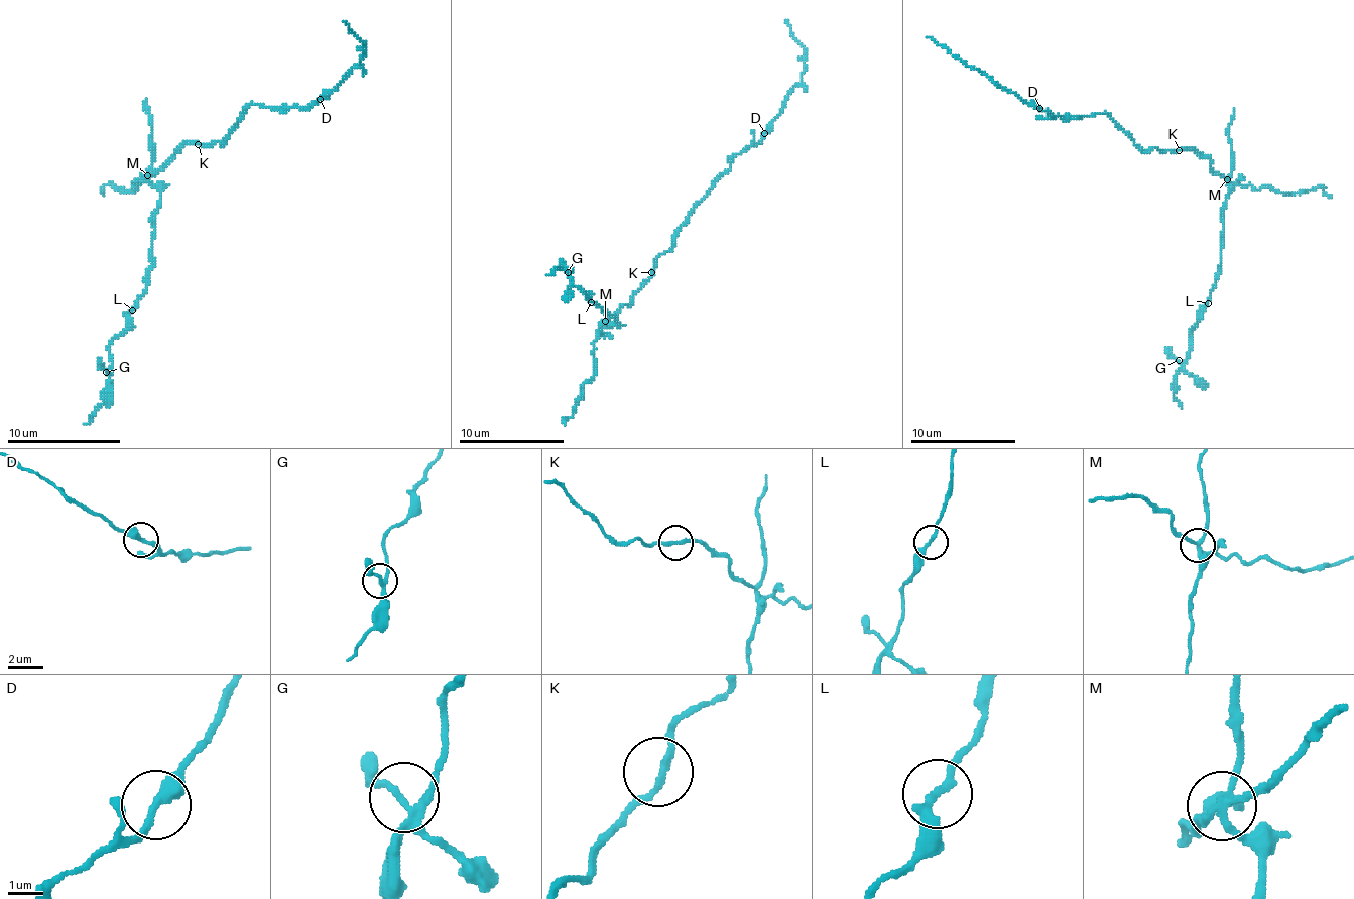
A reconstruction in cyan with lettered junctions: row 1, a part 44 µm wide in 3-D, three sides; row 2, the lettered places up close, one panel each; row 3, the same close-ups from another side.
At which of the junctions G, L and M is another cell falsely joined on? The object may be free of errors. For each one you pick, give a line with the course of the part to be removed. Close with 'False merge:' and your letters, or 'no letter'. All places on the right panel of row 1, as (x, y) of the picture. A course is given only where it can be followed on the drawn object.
M: Course of the part to remove: (1226, 180), (1208, 158), (1192, 150), (1142, 150), (1105, 113), (1050, 116), (1002, 90), (987, 74), (927, 37)
False merge: M

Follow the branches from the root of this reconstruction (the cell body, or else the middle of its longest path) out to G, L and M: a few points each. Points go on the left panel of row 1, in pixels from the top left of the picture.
G: (201, 144), (187, 144), (149, 176), (160, 193), (149, 284), (129, 324), (109, 344), (112, 369), (106, 372)
L: (201, 144), (187, 144), (149, 176), (160, 193), (160, 207), (155, 215), (149, 284), (132, 310)
M: (201, 144), (187, 144), (160, 170), (146, 176)

